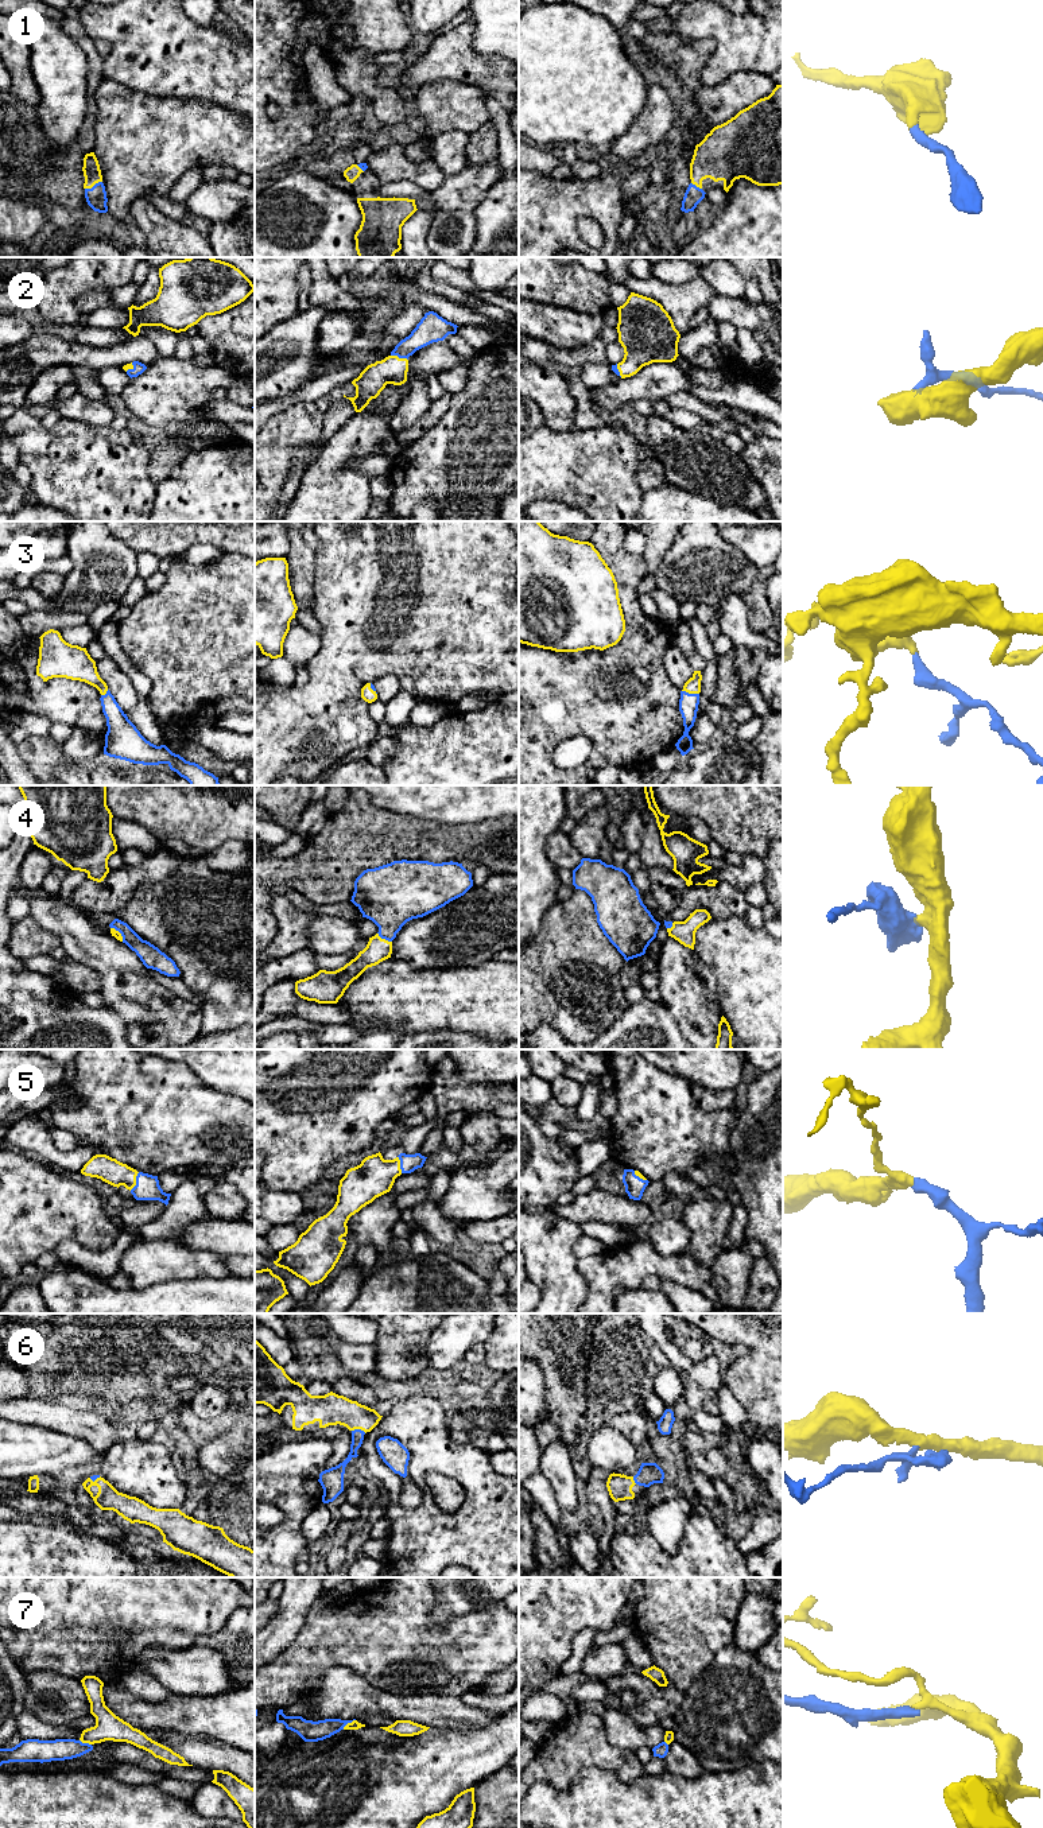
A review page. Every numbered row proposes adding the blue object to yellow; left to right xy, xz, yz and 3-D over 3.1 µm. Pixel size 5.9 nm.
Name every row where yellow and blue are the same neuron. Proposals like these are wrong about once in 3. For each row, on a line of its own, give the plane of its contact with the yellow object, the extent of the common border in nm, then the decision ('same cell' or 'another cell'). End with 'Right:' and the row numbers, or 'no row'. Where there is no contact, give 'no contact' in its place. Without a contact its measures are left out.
1: xy | 120 nm | same cell
2: xz | 110 nm | same cell
3: yz | 110 nm | same cell
4: xz | 110 nm | same cell
5: xy | 130 nm | same cell
6: xz | 90 nm | same cell
7: xz | 100 nm | another cell
Right: 1, 2, 3, 4, 5, 6

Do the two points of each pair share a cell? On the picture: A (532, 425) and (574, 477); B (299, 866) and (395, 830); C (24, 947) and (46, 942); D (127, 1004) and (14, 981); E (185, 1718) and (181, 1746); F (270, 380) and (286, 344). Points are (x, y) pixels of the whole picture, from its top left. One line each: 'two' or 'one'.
A: two
B: one
C: one
D: two
E: two
F: one

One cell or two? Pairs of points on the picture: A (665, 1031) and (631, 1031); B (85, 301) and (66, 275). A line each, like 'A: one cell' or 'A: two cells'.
A: one cell
B: two cells

